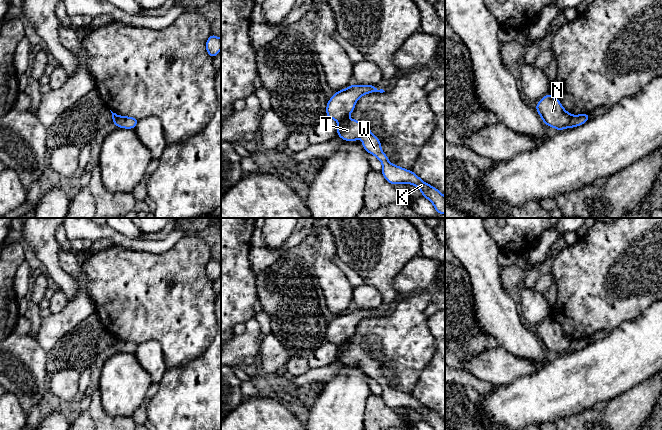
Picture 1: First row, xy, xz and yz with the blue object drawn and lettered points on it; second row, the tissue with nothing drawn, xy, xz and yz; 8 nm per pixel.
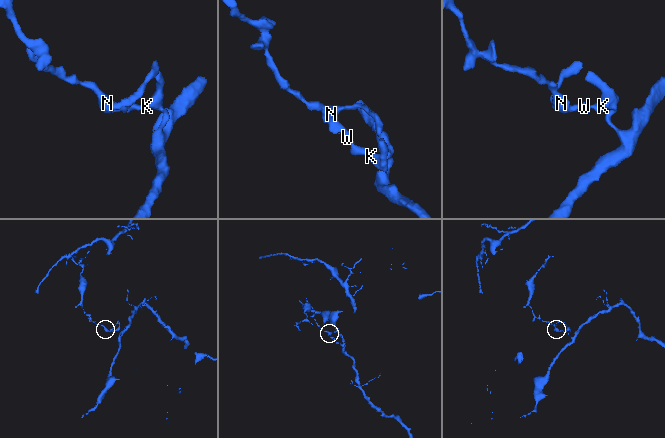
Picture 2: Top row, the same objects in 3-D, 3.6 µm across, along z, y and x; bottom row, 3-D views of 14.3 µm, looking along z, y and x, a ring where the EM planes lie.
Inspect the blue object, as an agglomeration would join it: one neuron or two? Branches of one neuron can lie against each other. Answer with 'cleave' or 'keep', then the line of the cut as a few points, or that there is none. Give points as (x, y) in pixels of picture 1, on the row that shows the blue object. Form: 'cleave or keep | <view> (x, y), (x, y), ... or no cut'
cleave | yz (572, 115), (568, 126)

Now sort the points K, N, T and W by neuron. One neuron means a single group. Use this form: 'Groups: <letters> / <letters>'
Groups: K T W / N

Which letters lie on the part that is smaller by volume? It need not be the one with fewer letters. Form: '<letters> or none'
N

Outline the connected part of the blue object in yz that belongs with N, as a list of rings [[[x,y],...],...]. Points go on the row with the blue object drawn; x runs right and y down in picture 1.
[[[548,93],[541,98],[535,109],[546,126],[558,131],[569,127],[572,114],[567,112],[561,102],[552,94]]]

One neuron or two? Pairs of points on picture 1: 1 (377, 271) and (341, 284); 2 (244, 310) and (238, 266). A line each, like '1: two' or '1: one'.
1: two
2: one

